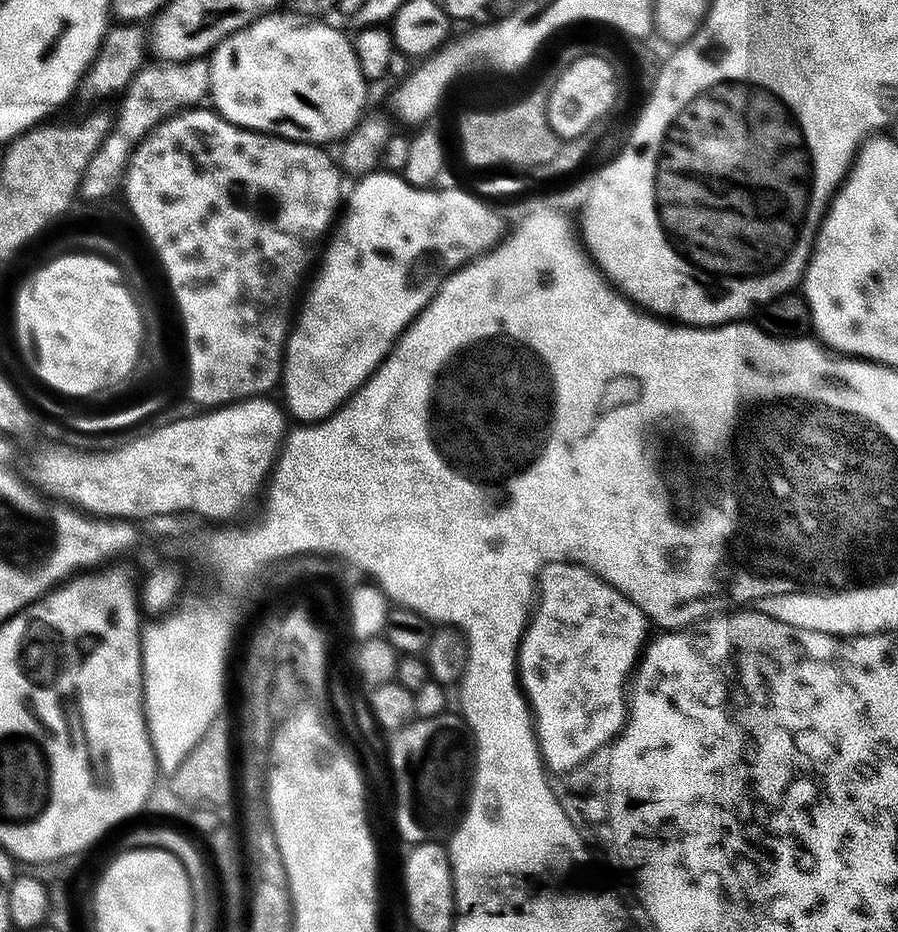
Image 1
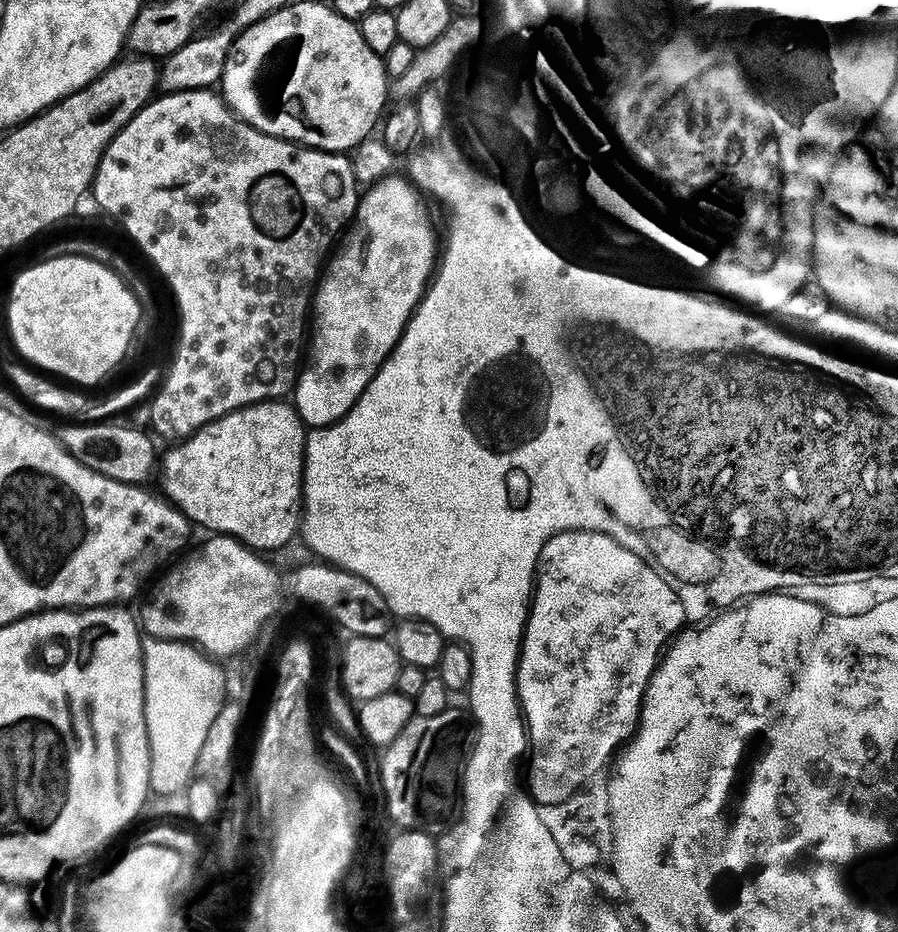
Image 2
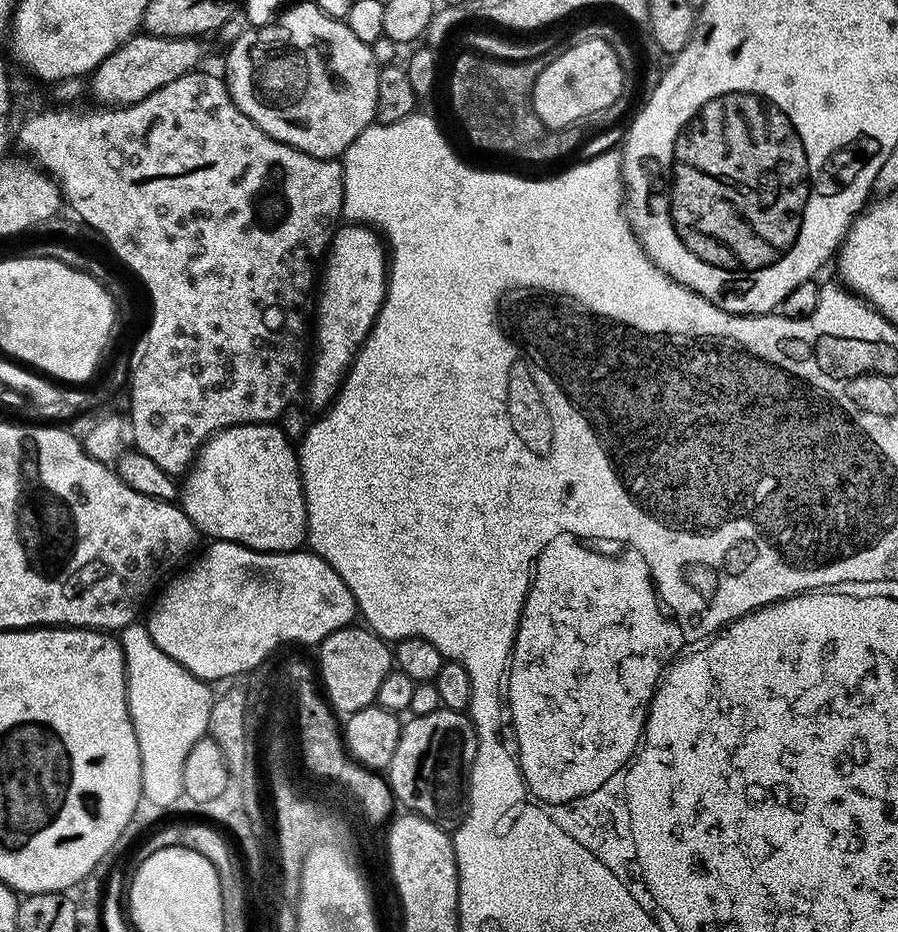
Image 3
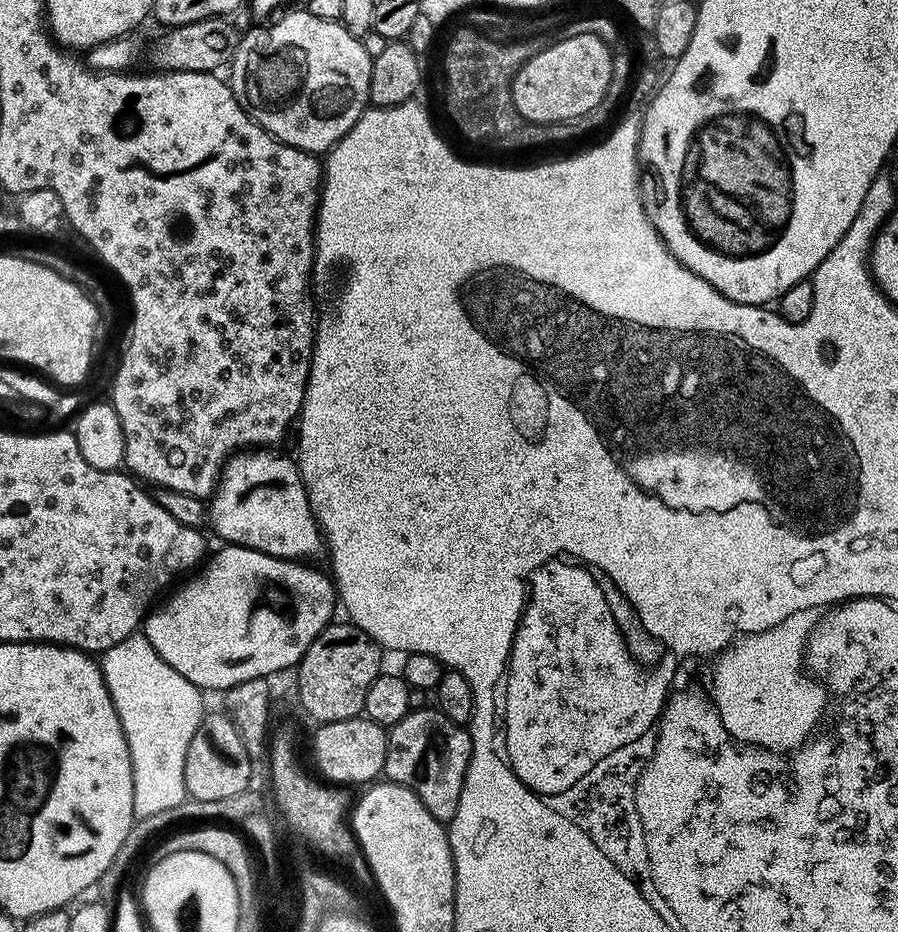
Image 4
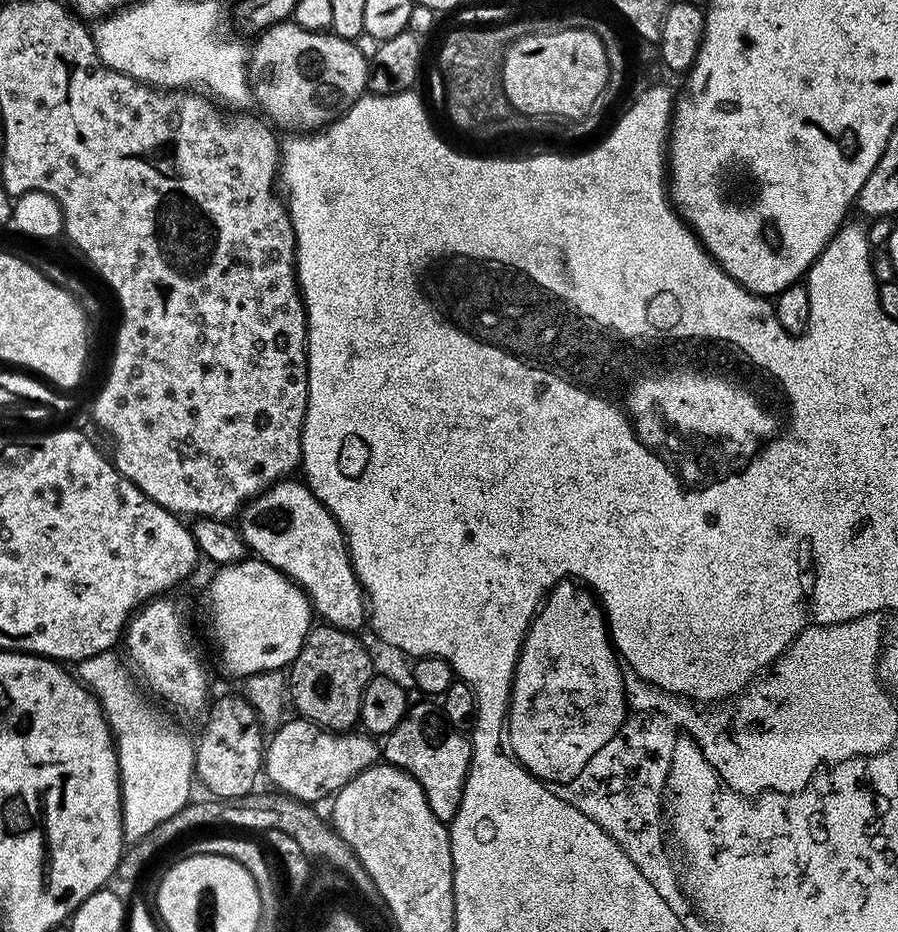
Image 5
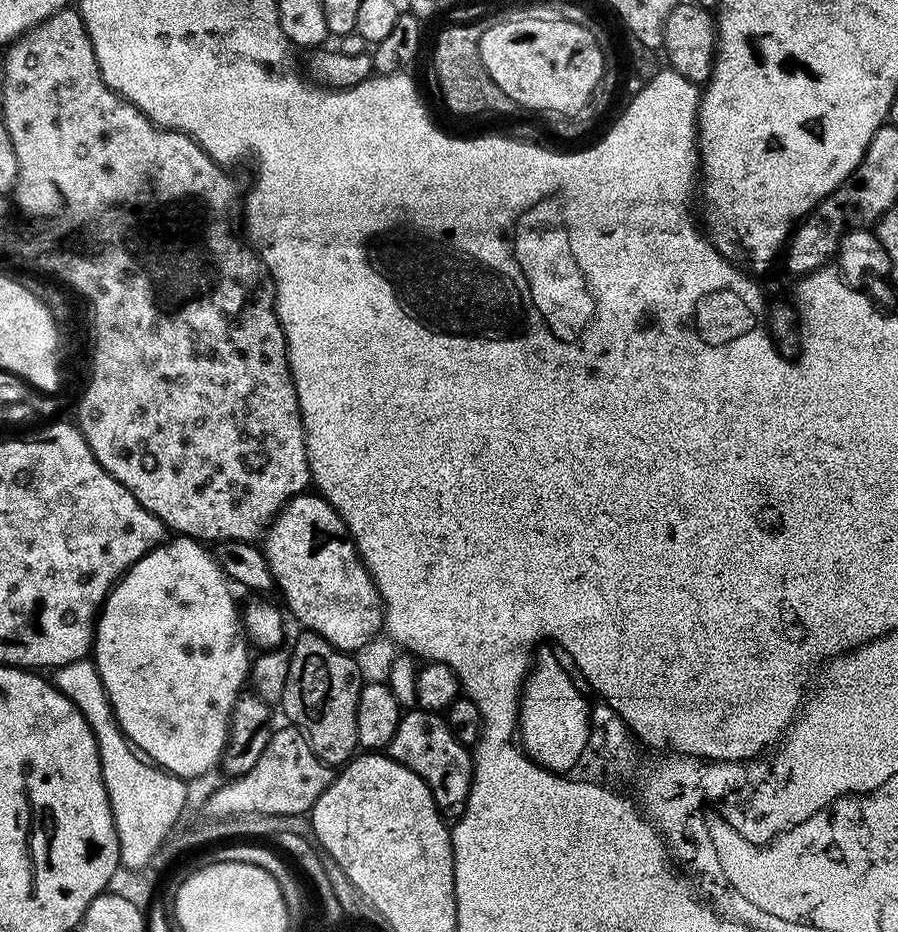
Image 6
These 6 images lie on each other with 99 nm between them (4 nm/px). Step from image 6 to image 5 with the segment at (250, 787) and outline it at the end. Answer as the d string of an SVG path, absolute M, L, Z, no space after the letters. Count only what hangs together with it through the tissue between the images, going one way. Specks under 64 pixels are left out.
M285 719L280 727L271 733L264 753L266 776L273 780L280 792L296 800L317 802L323 796L331 797L340 791L359 772L377 763L378 744L367 734L337 734L320 728L311 720Z

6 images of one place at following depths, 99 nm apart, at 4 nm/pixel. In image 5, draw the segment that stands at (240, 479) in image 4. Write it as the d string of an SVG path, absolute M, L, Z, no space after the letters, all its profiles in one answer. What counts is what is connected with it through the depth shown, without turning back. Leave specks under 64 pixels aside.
M285 478L261 492L259 496L253 496L239 513L238 527L249 549L259 559L277 568L284 576L289 576L308 595L313 613L323 623L334 628L343 628L345 632L350 633L360 630L356 628L362 627L363 624L365 627L366 597L356 571L352 568L352 559L348 557L344 531L340 529L330 510L326 510L326 506L318 502L318 498L308 489L307 484L296 478Z

